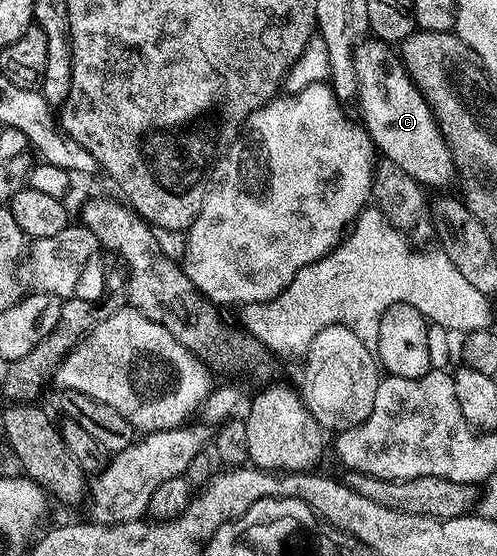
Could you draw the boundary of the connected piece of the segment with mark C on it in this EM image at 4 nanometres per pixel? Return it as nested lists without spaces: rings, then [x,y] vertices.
[[[372,37],[355,45],[352,57],[358,85],[356,99],[360,101],[363,128],[385,160],[396,163],[424,187],[440,187],[451,179],[455,158],[442,137],[430,105],[415,87],[401,58],[391,49],[387,42]]]

